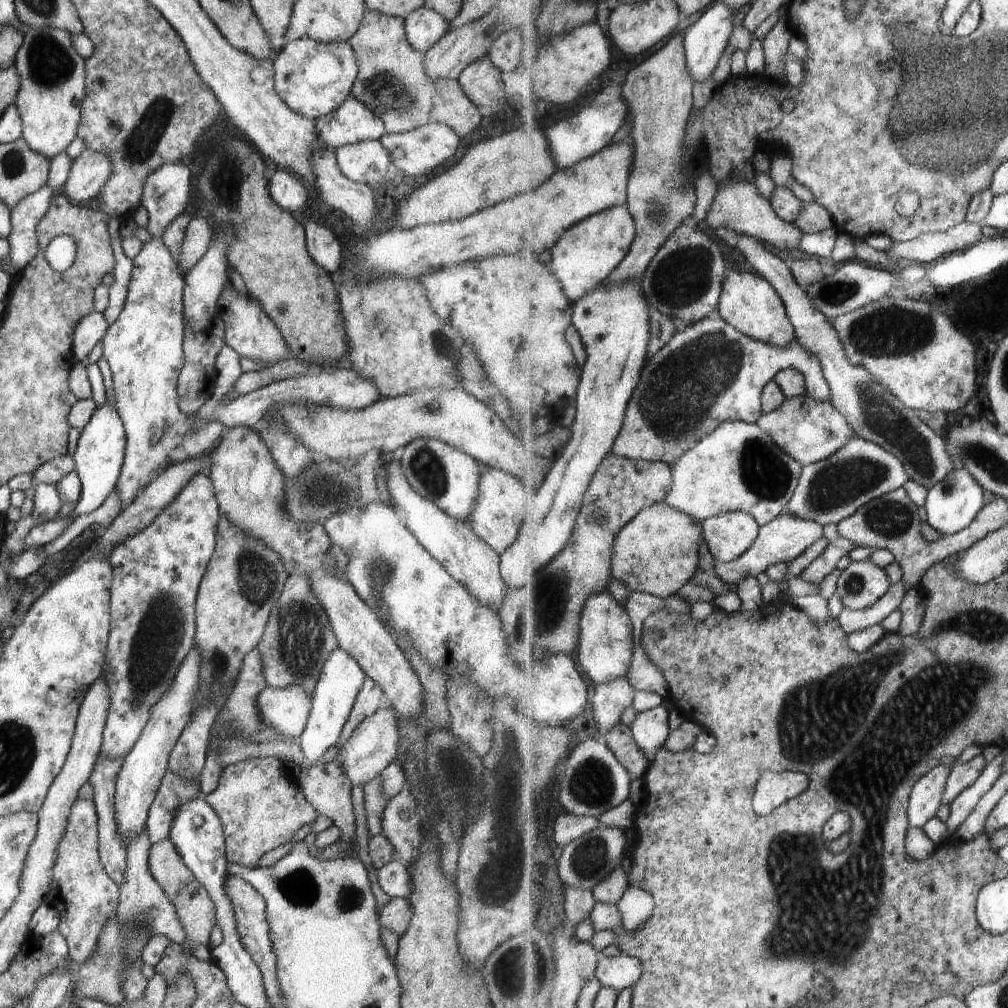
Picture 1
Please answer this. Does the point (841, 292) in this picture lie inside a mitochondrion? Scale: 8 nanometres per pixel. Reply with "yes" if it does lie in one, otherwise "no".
yes

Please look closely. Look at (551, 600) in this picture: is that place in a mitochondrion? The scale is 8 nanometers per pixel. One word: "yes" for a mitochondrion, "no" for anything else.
yes

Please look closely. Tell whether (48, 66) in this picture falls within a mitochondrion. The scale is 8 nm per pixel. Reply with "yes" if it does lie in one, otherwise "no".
yes

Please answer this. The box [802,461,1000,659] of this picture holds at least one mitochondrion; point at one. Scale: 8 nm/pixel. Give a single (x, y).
(891, 519)

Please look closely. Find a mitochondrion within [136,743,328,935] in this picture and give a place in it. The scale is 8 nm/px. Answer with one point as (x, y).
(300, 888)

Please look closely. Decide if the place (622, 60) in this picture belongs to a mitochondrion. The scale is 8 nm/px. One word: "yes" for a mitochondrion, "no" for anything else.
no

